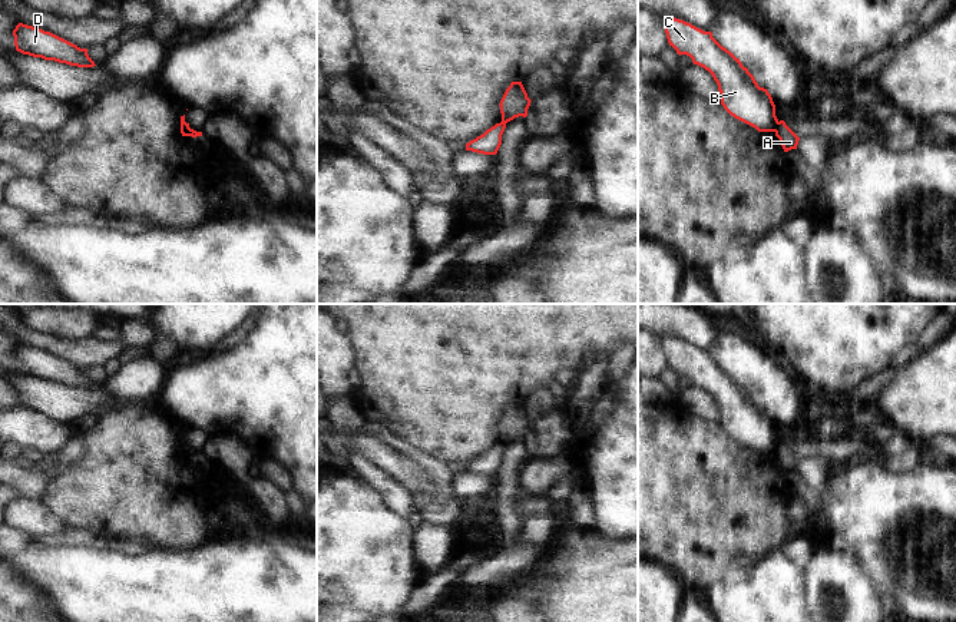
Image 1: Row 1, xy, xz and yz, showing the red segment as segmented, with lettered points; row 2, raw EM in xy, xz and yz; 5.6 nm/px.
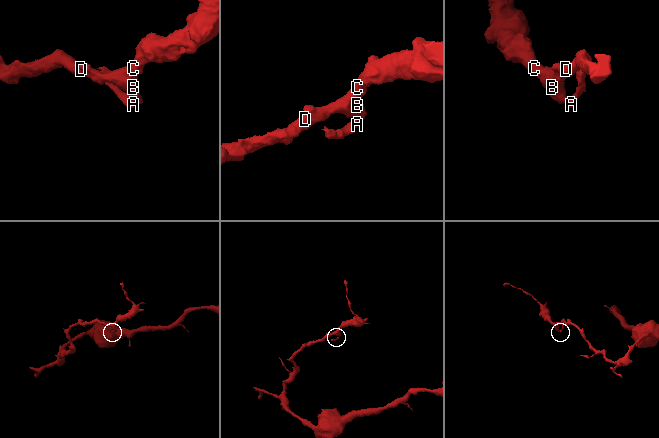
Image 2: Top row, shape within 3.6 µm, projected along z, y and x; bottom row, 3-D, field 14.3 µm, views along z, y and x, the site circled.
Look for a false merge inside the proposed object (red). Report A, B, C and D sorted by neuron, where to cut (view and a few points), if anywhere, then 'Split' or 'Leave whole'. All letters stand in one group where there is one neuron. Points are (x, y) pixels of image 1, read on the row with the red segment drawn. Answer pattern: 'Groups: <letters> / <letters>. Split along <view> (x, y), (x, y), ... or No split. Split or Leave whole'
Groups: A / B C D. Split along yz (778, 122), (774, 131). Split.

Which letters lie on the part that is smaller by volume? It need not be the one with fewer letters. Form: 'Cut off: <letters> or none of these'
Cut off: A.

